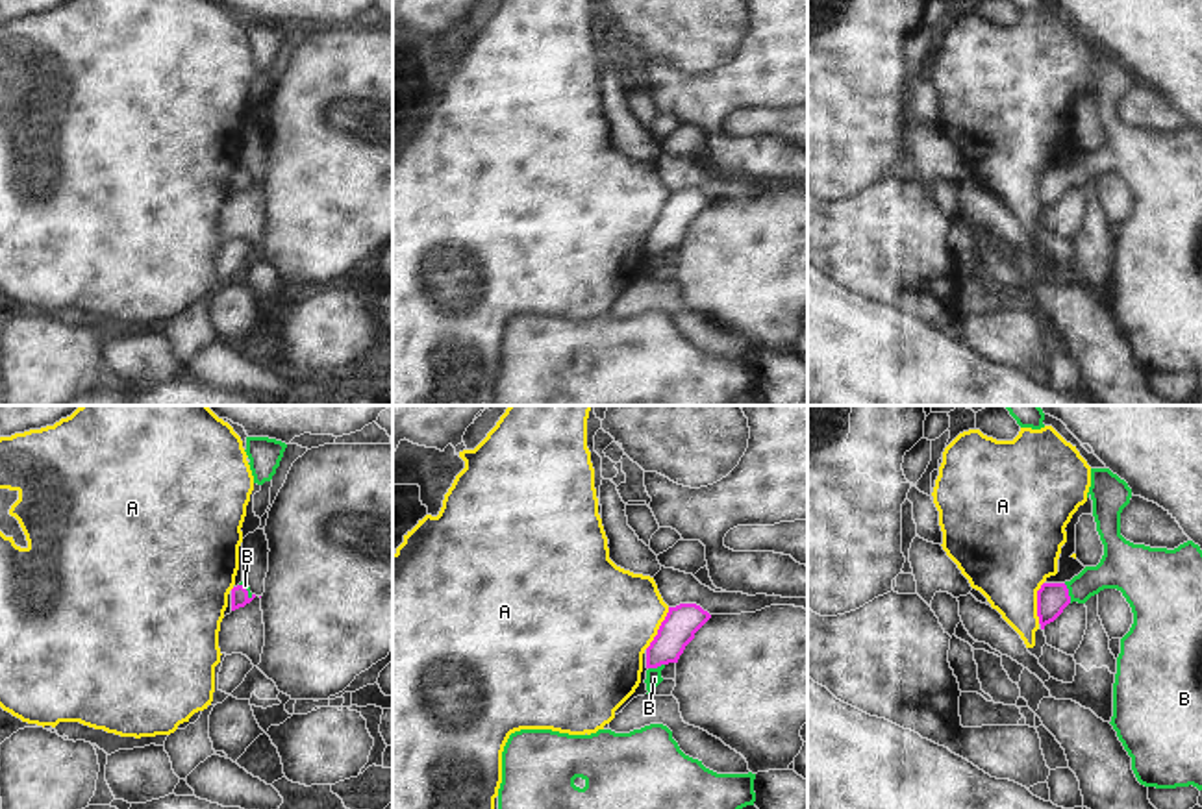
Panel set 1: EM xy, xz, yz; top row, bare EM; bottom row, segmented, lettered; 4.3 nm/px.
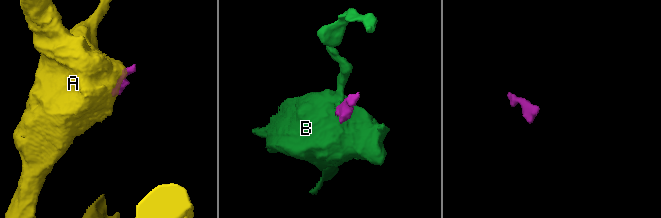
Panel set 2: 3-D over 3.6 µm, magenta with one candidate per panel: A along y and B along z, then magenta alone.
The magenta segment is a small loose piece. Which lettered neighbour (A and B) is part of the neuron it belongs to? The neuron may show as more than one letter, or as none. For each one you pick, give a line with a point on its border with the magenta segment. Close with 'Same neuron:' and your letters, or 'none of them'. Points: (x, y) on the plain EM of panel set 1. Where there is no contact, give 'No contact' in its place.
B: Touches magenta at yz (1067, 178)
Same neuron: B.

